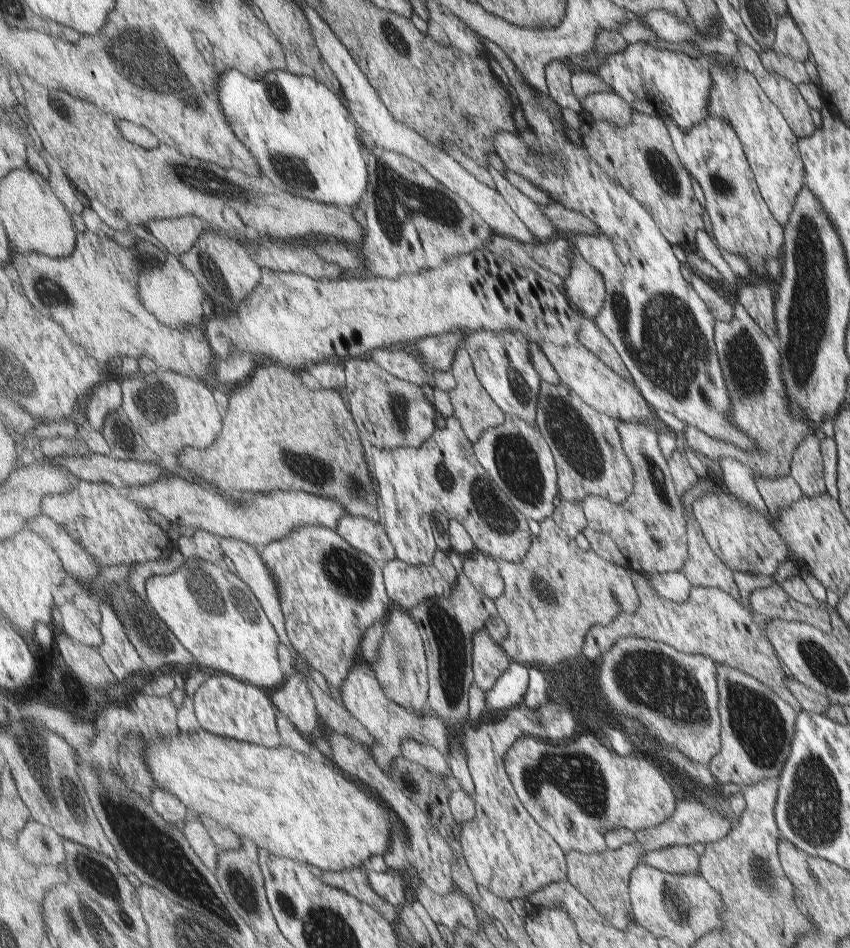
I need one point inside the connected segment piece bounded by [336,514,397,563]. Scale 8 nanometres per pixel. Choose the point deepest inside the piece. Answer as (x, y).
(371, 538)

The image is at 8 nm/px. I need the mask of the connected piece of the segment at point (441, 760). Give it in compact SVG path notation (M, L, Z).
M414 739L401 740L401 756L405 759L420 764L427 770L441 776L453 775L448 762L437 749L429 744L422 744Z

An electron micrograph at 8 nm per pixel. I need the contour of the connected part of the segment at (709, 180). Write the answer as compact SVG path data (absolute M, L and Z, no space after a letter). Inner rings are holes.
M663 116L673 149L686 174L693 176L705 197L705 212L711 221L714 242L726 254L741 256L753 279L757 277L772 282L765 271L765 258L775 258L784 244L784 230L773 218L767 204L761 198L752 170L744 150L741 150L740 138L737 138L729 122L721 118L705 118L689 130L681 131L669 116Z

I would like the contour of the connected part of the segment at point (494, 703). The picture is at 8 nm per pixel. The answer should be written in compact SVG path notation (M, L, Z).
M511 660L507 672L501 674L493 690L487 692L487 710L506 710L524 703L530 684L529 667Z

